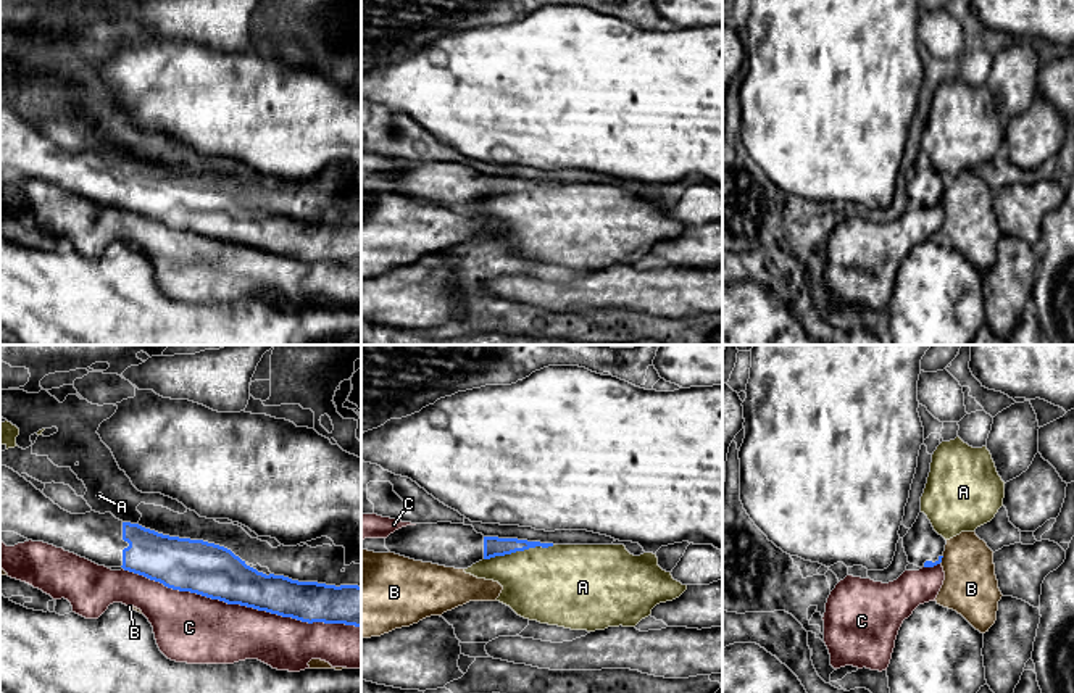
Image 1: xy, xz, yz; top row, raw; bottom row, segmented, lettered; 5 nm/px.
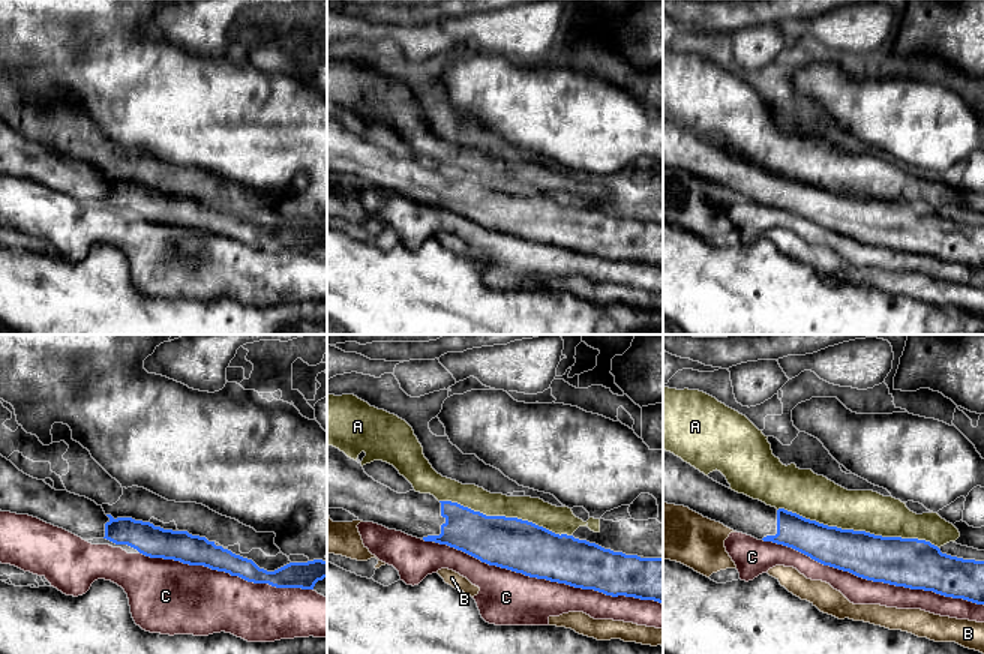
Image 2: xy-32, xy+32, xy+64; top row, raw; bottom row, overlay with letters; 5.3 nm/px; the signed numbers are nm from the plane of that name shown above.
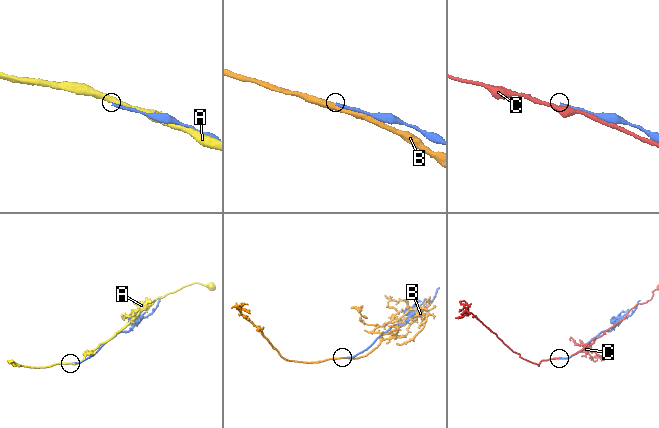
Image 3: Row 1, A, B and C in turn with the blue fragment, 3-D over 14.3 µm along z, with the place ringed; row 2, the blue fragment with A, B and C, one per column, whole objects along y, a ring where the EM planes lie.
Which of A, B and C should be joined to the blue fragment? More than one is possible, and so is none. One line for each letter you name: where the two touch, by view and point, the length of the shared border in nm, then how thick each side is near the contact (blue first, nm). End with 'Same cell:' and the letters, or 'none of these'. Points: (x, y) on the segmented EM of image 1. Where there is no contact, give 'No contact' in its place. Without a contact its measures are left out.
Same cell: none of these

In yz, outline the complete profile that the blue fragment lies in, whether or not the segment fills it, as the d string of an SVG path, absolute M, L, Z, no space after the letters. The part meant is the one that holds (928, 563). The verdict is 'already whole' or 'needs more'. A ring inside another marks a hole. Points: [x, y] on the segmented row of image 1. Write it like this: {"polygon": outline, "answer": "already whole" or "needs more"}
{"polygon": "M924 512L903 537L908 562L918 567L934 567L942 562L947 540L939 535Z", "answer": "needs more"}

